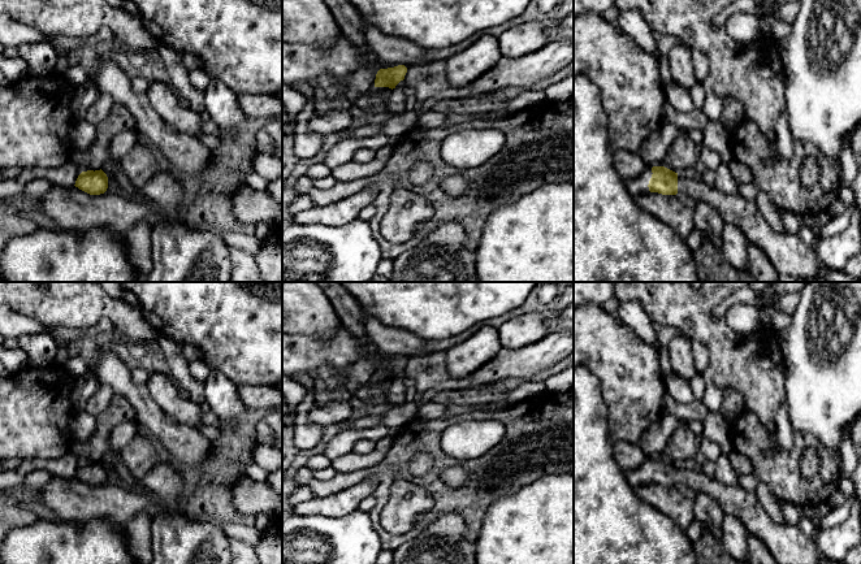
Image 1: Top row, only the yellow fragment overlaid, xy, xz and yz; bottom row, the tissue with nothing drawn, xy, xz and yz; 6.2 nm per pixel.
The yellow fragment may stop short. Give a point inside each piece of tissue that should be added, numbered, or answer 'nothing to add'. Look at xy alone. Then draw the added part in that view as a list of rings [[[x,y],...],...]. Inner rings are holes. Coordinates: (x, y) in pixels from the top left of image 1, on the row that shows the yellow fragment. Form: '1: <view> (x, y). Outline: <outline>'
nothing to add

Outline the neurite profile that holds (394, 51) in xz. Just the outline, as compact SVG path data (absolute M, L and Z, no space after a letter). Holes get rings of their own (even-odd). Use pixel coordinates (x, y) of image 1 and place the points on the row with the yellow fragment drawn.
M362 16L360 18L364 23L365 42L381 61L393 68L398 65L410 68L412 65L425 65L430 62L430 60L425 57L427 51L424 48L406 39L386 35L367 22Z

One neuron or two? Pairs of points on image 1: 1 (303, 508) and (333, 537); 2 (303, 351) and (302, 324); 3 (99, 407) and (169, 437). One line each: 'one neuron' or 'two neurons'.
1: two neurons
2: two neurons
3: two neurons

